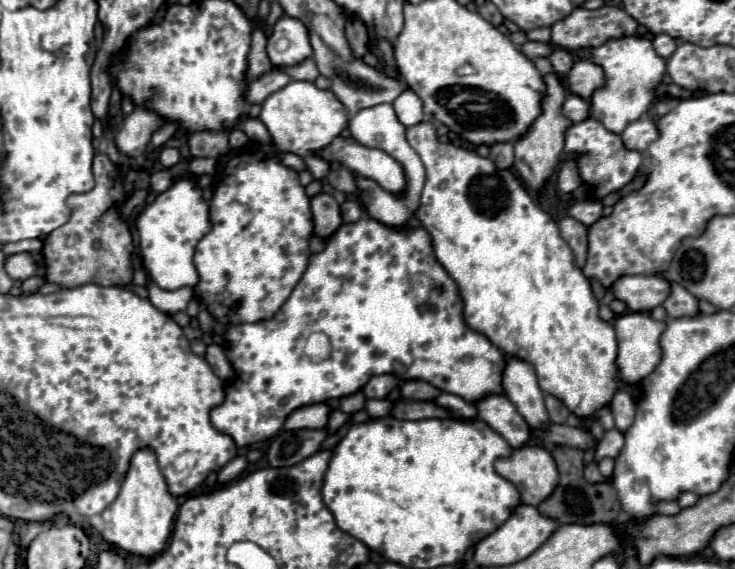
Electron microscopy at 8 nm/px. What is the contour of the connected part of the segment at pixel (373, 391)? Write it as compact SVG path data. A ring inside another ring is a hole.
M377 375L377 377L369 379L369 383L365 385L363 393L365 393L367 399L383 399L395 387L397 387L397 377L395 375Z

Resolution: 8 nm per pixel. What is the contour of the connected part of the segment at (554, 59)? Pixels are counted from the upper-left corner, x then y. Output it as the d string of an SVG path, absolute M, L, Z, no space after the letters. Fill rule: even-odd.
M561 47L553 49L553 53L549 55L549 61L553 65L553 71L559 73L559 75L565 75L565 69L569 69L569 65L573 65L573 59L571 59L569 51L565 51Z

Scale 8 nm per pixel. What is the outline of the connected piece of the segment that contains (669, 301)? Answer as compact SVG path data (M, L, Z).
M669 281L669 283L671 283L671 293L663 303L663 307L667 309L667 315L669 317L685 317L685 315L697 313L699 311L697 297L693 297L685 287L677 285L675 281Z

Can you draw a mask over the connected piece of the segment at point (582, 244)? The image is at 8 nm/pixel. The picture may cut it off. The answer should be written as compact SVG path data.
M565 217L559 221L559 229L561 229L561 237L567 241L567 245L573 251L575 265L583 267L587 259L587 227L577 225L577 221L573 221L571 217Z

